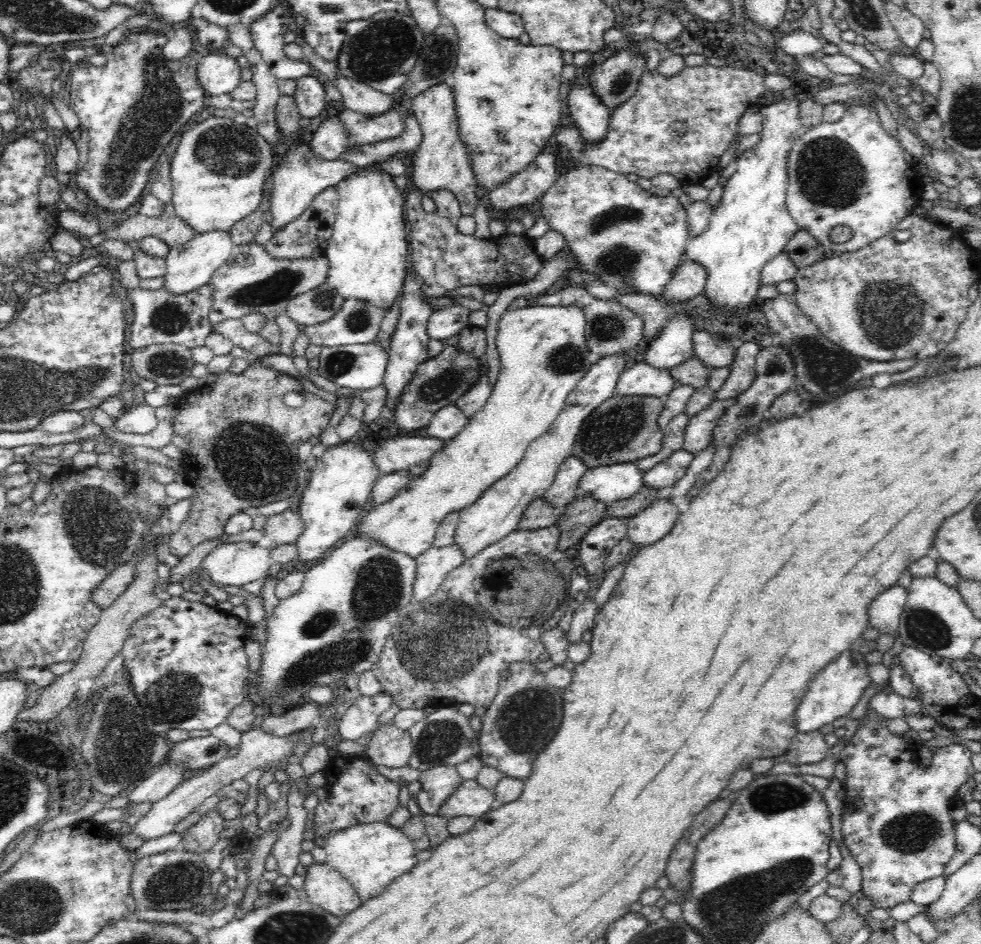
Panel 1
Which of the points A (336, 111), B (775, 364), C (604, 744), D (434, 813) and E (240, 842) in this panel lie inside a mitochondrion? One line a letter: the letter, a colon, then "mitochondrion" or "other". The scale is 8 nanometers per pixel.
A: other
B: mitochondrion
C: other
D: other
E: other

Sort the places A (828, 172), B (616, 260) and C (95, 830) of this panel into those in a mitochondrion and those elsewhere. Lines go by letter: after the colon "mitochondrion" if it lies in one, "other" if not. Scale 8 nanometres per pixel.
A: mitochondrion
B: mitochondrion
C: other

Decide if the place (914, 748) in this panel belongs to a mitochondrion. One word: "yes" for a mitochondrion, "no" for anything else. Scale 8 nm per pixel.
no

